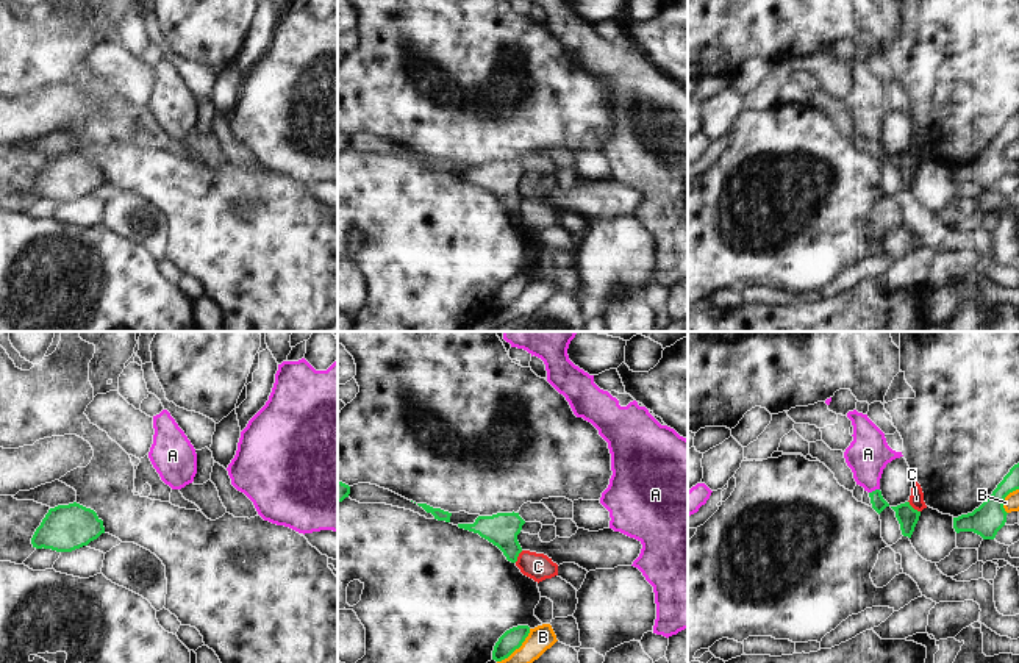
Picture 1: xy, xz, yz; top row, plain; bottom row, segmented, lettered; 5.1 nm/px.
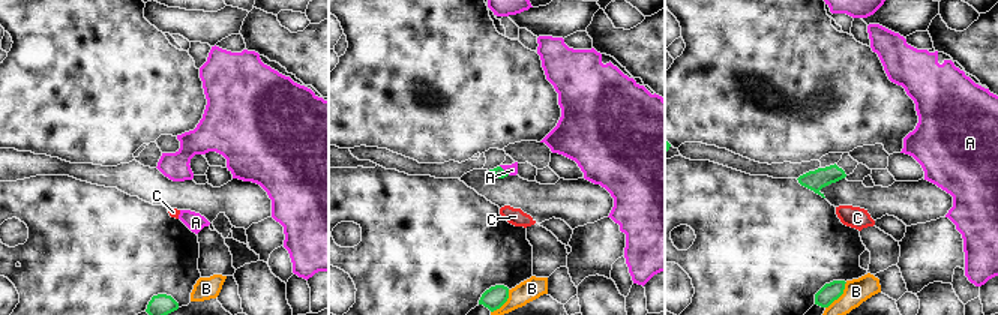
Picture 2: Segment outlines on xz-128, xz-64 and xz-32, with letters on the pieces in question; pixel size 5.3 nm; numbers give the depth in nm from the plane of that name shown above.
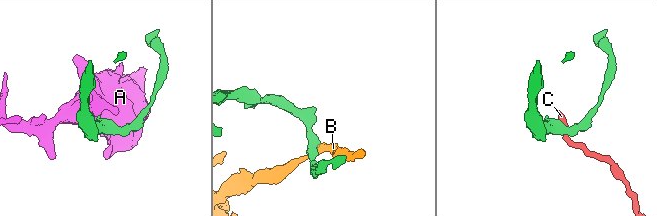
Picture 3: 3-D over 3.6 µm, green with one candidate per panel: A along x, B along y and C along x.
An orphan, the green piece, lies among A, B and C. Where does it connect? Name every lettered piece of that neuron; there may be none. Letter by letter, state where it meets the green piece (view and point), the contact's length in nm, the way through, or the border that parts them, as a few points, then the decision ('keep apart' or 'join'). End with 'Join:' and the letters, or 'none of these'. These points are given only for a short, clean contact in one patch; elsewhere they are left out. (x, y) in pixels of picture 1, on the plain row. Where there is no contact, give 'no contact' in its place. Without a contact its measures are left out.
A: meets green in yz at (875, 139); contact 60 nm long; runs through yz (879, 154), (875, 139), (868, 125), (868, 103); join
B: meets green in xz at (516, 297); contact 240 nm long; border along xz (530, 279), (525, 290), (497, 311); keep apart
C: meets green in yz at (911, 157); contact 90 nm long; border along yz (908, 150), (919, 161); keep apart
Join: A

